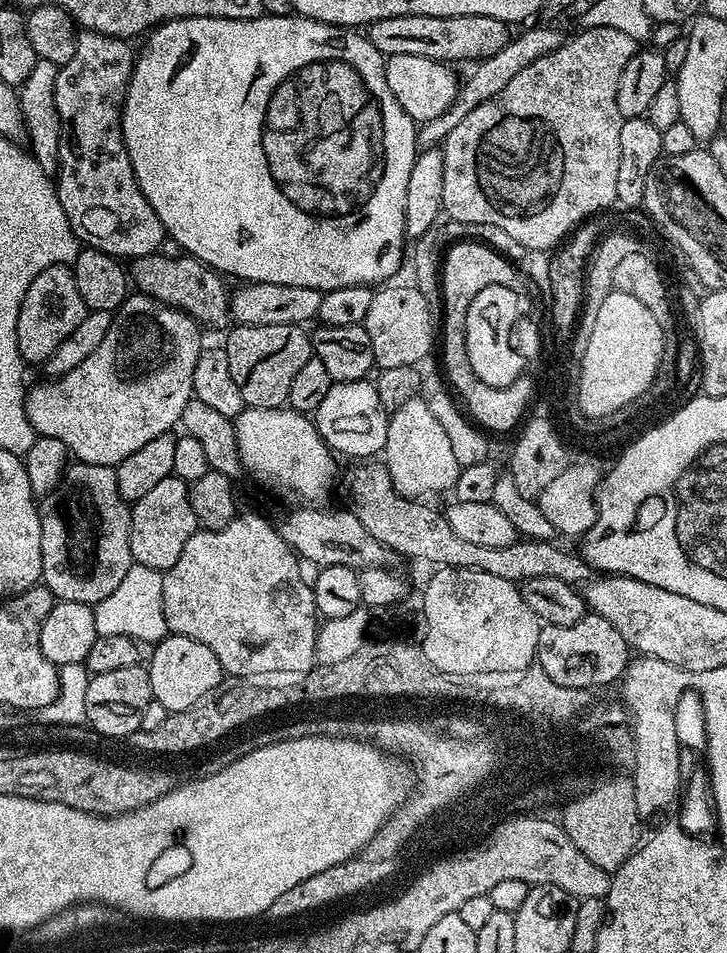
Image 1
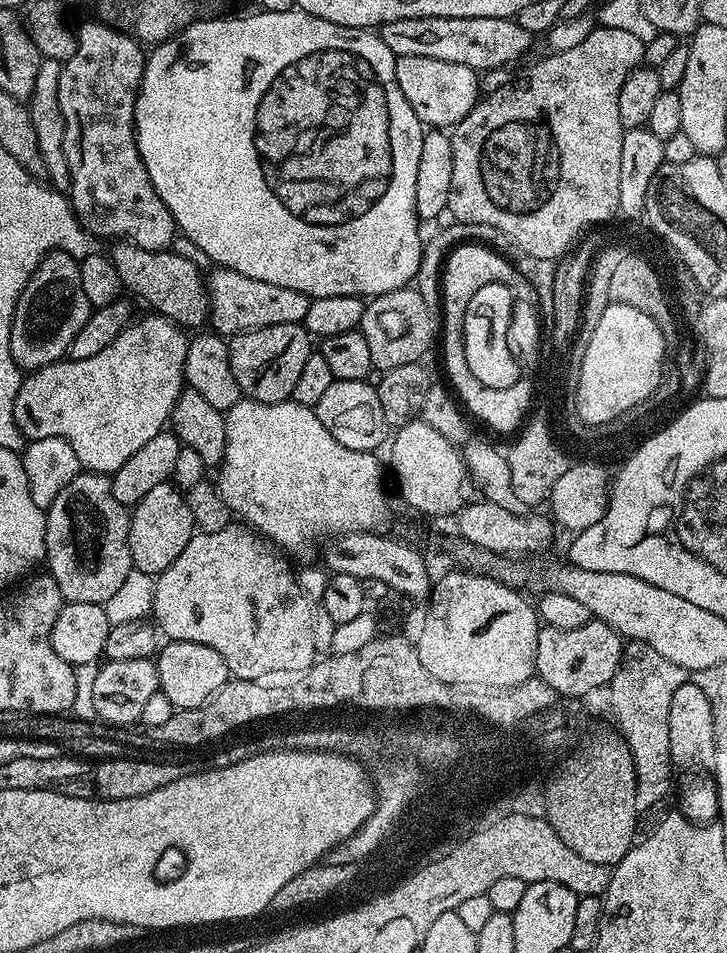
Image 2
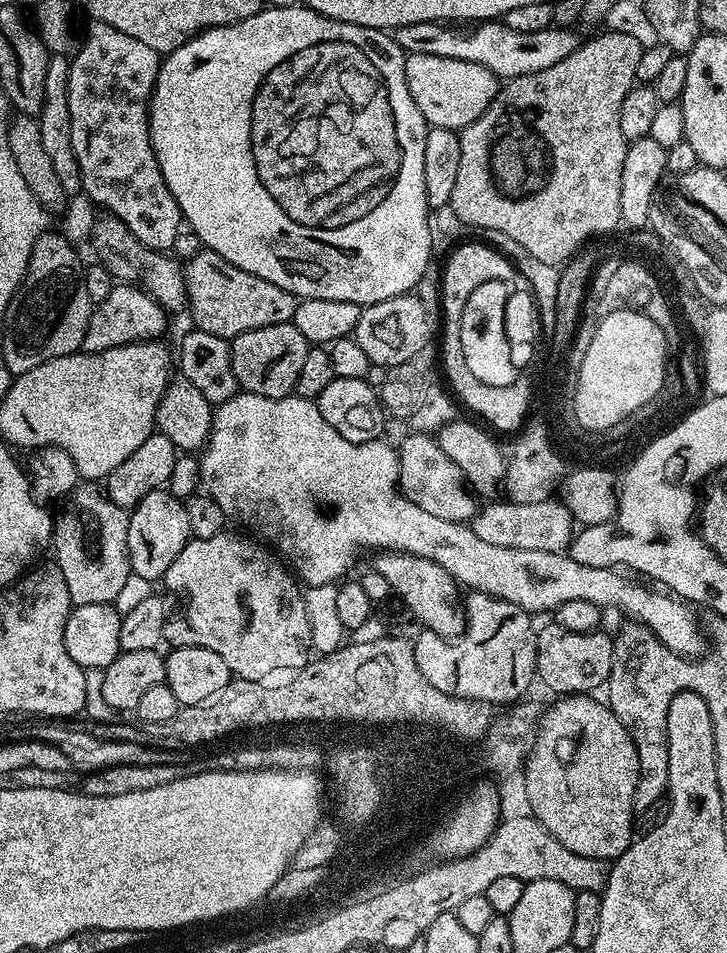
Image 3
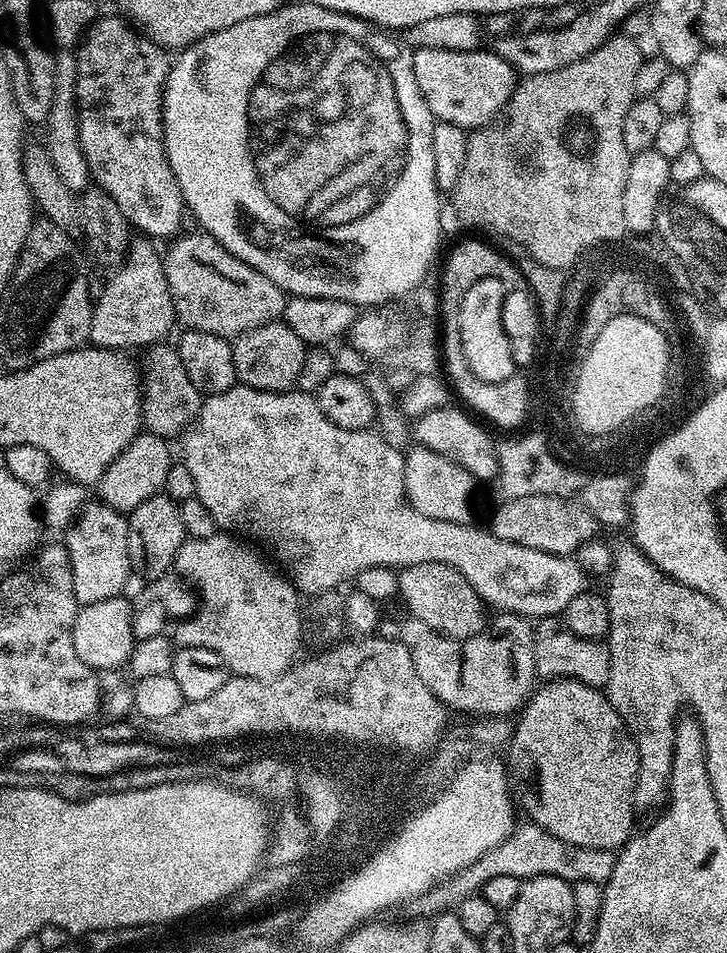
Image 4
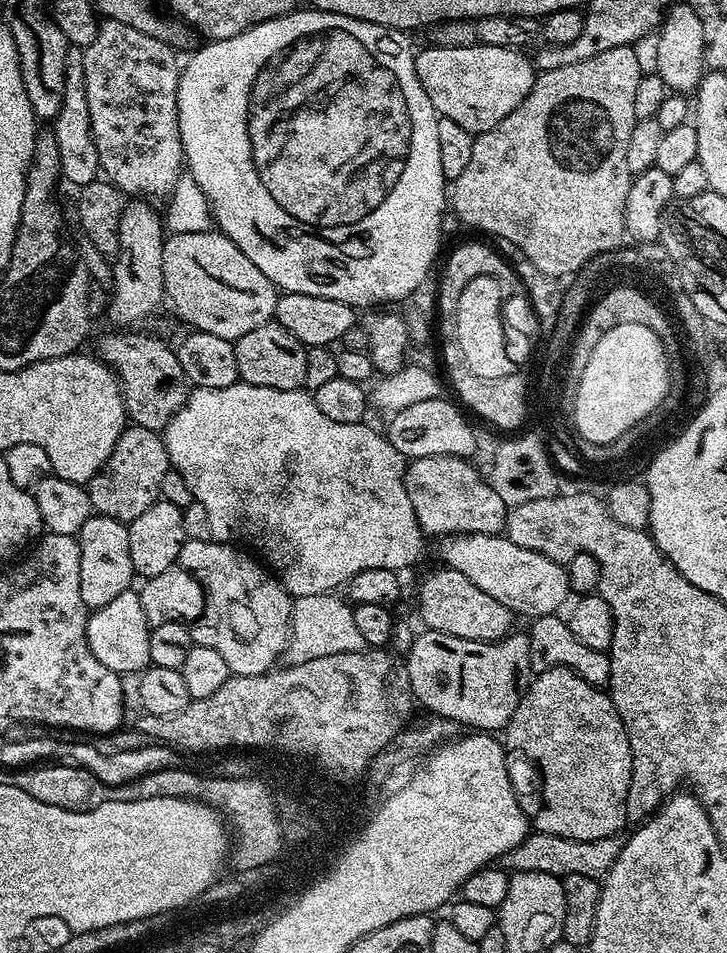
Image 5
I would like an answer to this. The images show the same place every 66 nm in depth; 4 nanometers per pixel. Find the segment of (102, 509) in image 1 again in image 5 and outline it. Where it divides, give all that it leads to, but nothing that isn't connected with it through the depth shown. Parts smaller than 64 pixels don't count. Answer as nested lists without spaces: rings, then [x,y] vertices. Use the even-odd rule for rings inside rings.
[[[92,514],[78,533],[82,554],[82,602],[89,610],[106,606],[118,594],[133,587],[134,573],[130,562],[128,524],[122,520]]]

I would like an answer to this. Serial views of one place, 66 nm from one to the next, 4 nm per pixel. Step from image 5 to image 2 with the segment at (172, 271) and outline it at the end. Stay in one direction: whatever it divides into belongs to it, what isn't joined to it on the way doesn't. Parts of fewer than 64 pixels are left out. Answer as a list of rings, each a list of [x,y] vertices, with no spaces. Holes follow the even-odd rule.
[[[229,268],[213,269],[206,283],[210,305],[211,329],[223,336],[233,336],[239,332],[265,328],[268,325],[303,323],[311,304],[311,297],[300,291],[289,290],[274,283],[248,278]]]

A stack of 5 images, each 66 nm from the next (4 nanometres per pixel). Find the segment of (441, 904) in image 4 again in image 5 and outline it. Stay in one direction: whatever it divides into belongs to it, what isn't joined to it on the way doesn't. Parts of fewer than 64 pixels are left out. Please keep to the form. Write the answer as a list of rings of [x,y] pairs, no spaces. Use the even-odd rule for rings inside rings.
[[[533,831],[522,843],[514,846],[514,850],[507,852],[502,860],[512,872],[545,872],[561,878],[570,874],[586,874],[586,878],[603,878],[614,862],[618,862],[618,854],[622,854],[624,842],[625,837],[620,834],[578,842],[574,838],[558,838],[554,834]]]

